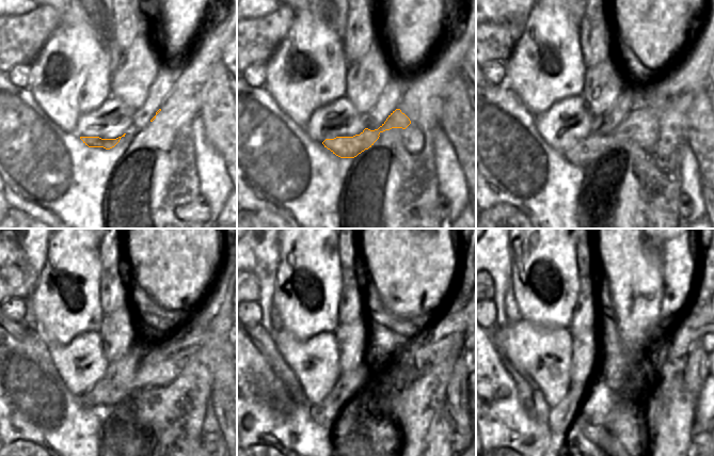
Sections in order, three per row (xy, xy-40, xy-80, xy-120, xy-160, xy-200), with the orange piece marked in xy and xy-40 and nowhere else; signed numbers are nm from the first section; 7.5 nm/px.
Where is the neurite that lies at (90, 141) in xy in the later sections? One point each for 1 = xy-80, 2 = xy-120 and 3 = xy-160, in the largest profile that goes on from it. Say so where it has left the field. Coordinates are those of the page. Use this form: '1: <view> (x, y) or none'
1: xy-80 (643, 127)
2: xy-120 (161, 367)
3: xy-160 (399, 367)

